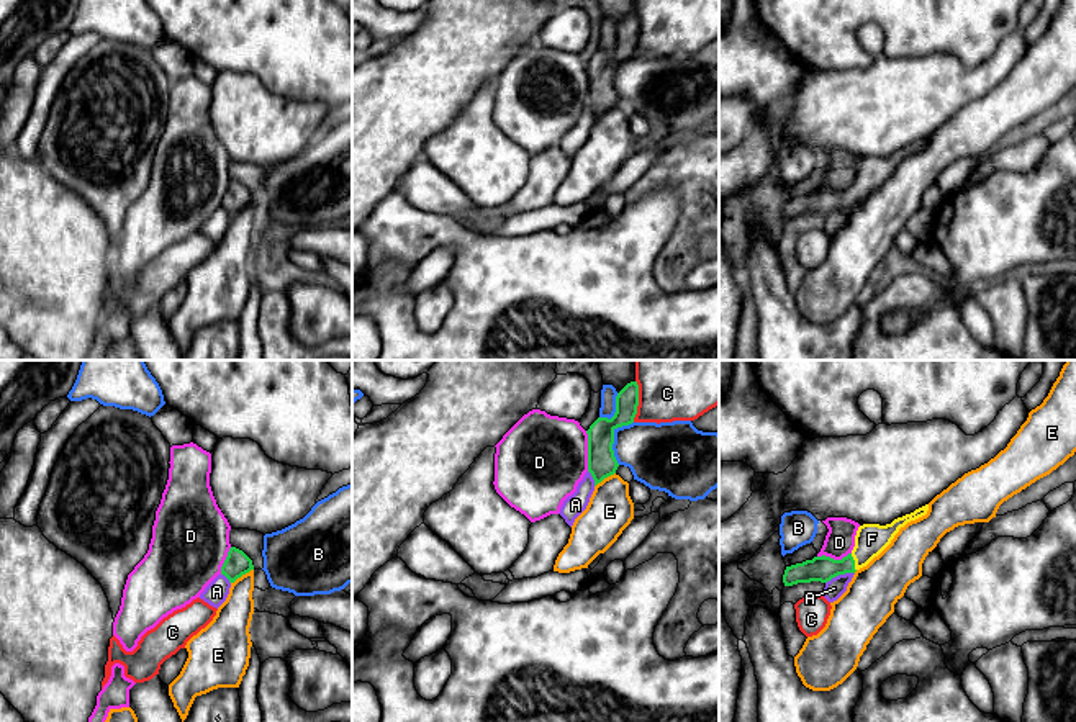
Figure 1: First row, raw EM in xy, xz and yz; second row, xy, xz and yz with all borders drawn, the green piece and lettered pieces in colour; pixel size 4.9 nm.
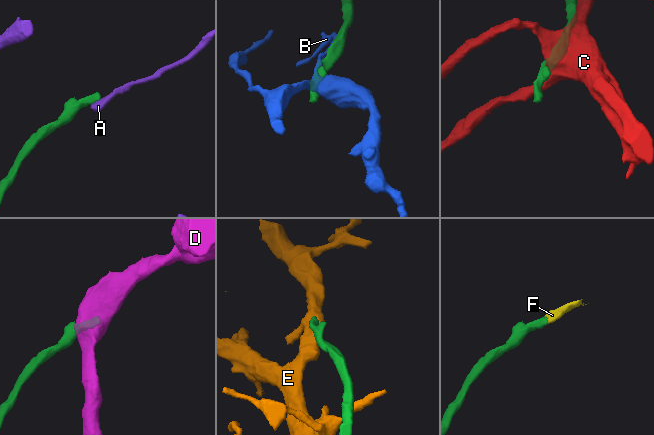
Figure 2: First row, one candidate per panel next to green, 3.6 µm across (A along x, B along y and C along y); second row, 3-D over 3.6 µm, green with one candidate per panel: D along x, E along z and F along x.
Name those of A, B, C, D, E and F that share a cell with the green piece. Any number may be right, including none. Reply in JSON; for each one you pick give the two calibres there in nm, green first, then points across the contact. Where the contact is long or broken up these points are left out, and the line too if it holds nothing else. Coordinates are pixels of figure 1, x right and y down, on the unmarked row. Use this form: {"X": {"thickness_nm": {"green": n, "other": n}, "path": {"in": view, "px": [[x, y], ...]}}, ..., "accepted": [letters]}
{"F": {"thickness_nm": {"green": 130, "other": 160}, "path": {"in": "yz", "px": [[822, 202], [854, 195], [872, 172]]}}, "accepted": ["F"]}

